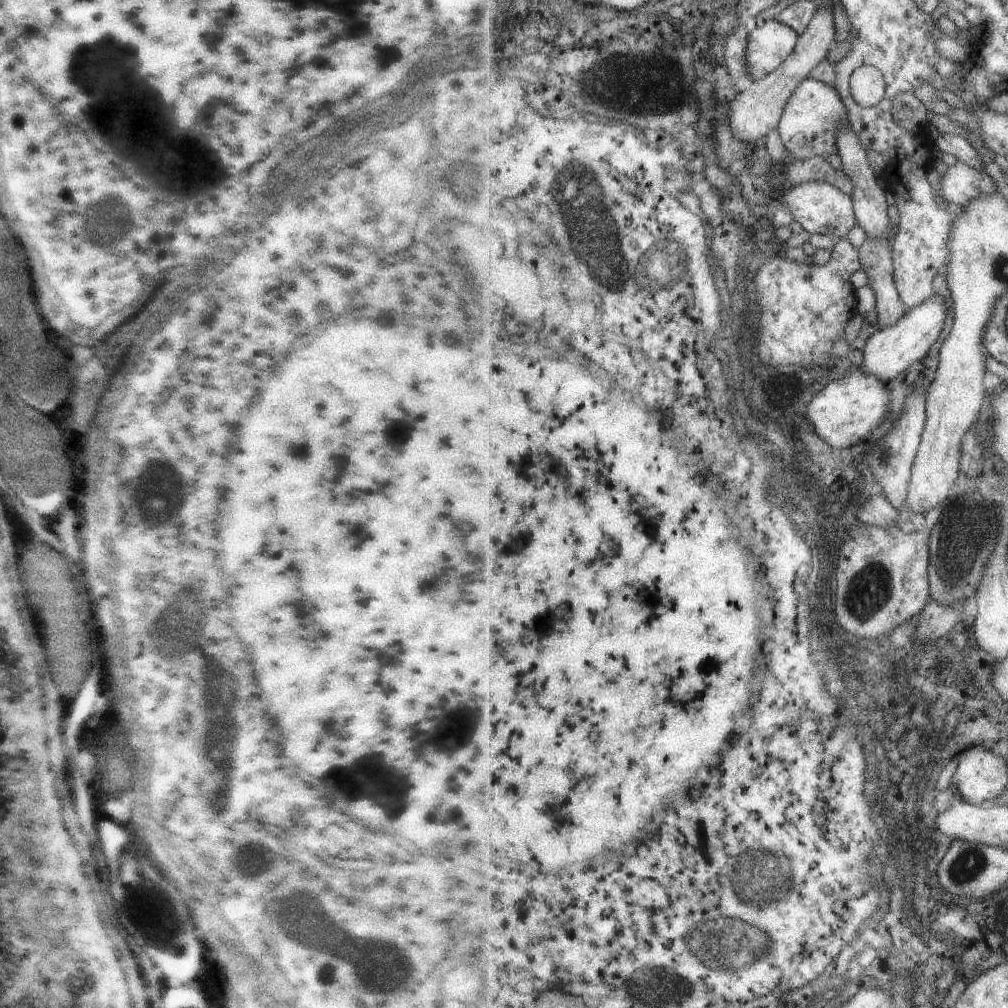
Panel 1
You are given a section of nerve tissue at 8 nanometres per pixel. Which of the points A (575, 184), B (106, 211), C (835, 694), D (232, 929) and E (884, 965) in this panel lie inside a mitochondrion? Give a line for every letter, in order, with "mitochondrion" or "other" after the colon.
A: mitochondrion
B: mitochondrion
C: mitochondrion
D: other
E: other

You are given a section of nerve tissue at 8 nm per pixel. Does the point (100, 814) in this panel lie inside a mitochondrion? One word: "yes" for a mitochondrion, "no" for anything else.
no

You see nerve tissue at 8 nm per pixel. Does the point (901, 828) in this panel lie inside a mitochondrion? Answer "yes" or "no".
yes

